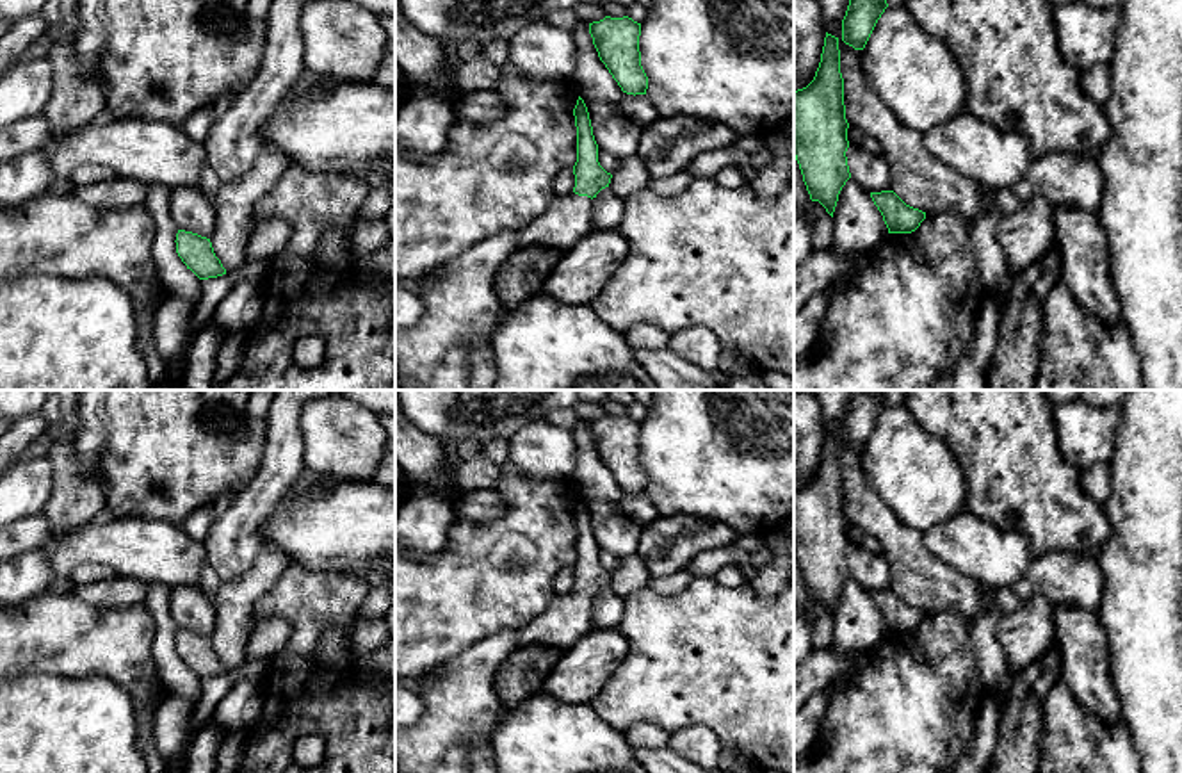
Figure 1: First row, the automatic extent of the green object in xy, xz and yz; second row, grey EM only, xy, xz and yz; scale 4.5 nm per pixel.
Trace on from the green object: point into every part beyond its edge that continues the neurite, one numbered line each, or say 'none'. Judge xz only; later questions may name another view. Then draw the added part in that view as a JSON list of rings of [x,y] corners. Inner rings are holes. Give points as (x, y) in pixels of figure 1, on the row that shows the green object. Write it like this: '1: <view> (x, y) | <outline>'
1: xz (566, 219) | [[[575,192],[555,196],[539,219],[530,221],[516,233],[518,249],[541,244],[568,251],[575,242],[593,232],[591,203],[591,198]]]

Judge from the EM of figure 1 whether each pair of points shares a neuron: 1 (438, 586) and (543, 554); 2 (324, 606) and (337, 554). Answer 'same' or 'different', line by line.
1: same
2: different

